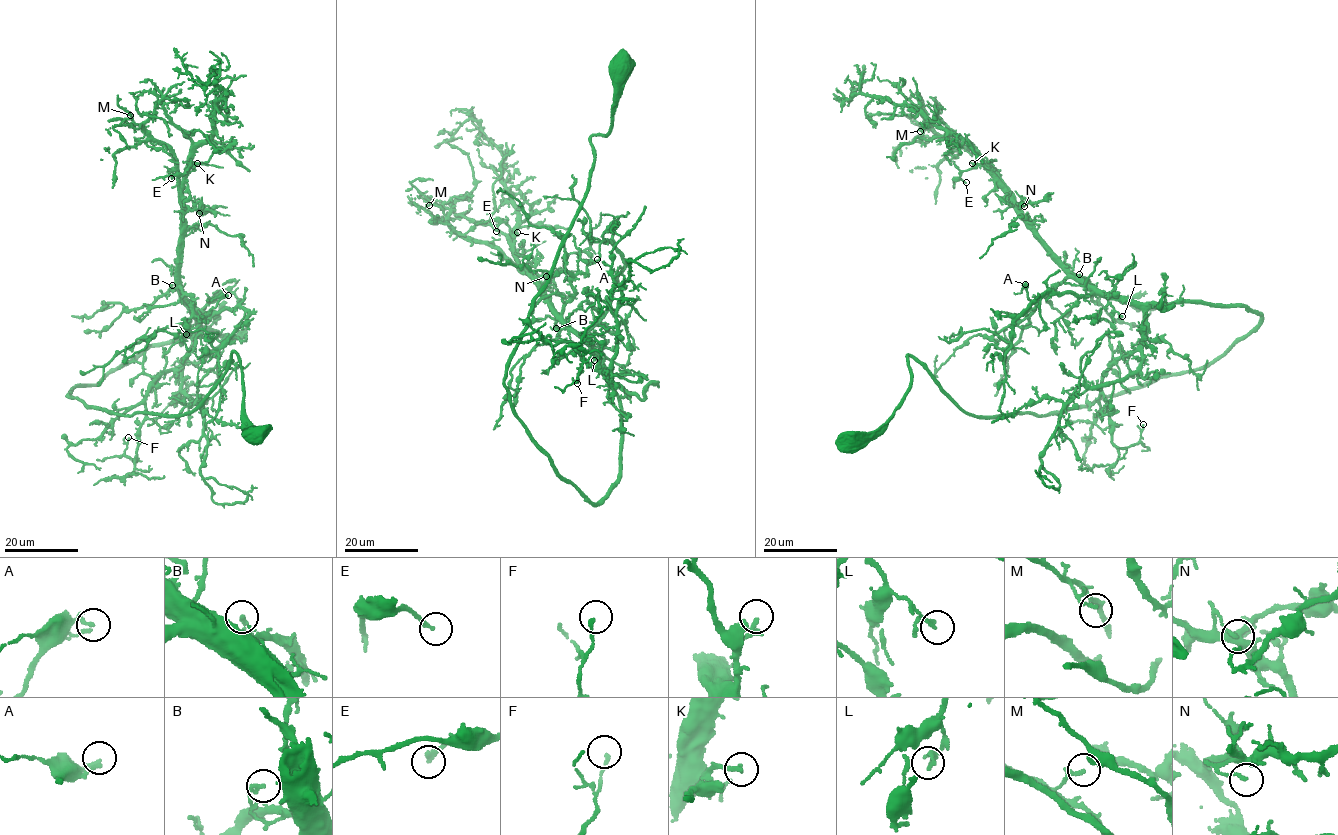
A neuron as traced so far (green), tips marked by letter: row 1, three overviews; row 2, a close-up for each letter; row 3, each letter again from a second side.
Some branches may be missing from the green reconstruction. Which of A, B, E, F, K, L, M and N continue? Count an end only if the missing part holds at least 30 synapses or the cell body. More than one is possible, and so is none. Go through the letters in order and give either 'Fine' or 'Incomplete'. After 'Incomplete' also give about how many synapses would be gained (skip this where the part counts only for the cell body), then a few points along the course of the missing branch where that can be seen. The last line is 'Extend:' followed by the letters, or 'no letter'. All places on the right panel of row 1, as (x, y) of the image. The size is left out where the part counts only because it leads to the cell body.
A: Fine
B: Fine
E: Fine
F: Fine
K: Incomplete. Roughly 30 synapses. Course of what is missing: (972, 163), (963, 173), (966, 180)
L: Fine
M: Fine
N: Fine
Extend: K

